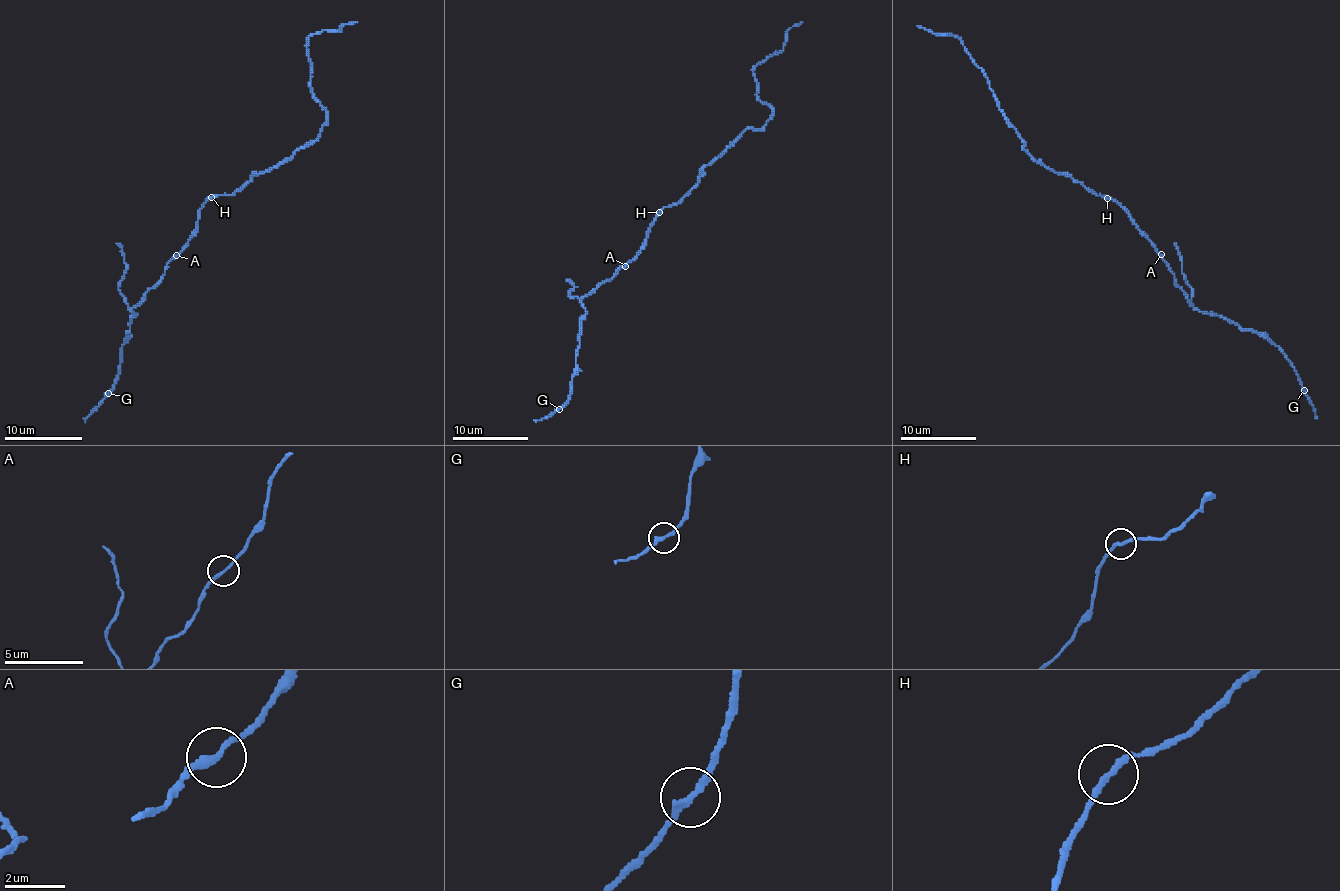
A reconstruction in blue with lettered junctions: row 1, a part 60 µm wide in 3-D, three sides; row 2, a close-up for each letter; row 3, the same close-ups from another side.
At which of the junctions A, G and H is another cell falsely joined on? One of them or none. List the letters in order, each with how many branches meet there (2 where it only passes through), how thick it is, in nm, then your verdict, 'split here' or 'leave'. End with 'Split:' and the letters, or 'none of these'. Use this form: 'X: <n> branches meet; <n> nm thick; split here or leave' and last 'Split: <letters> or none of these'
A: 2 branches meet; 200 nm thick; leave
G: 2 branches meet; 200 nm thick; leave
H: 2 branches meet; 200 nm thick; split here
Split: H

